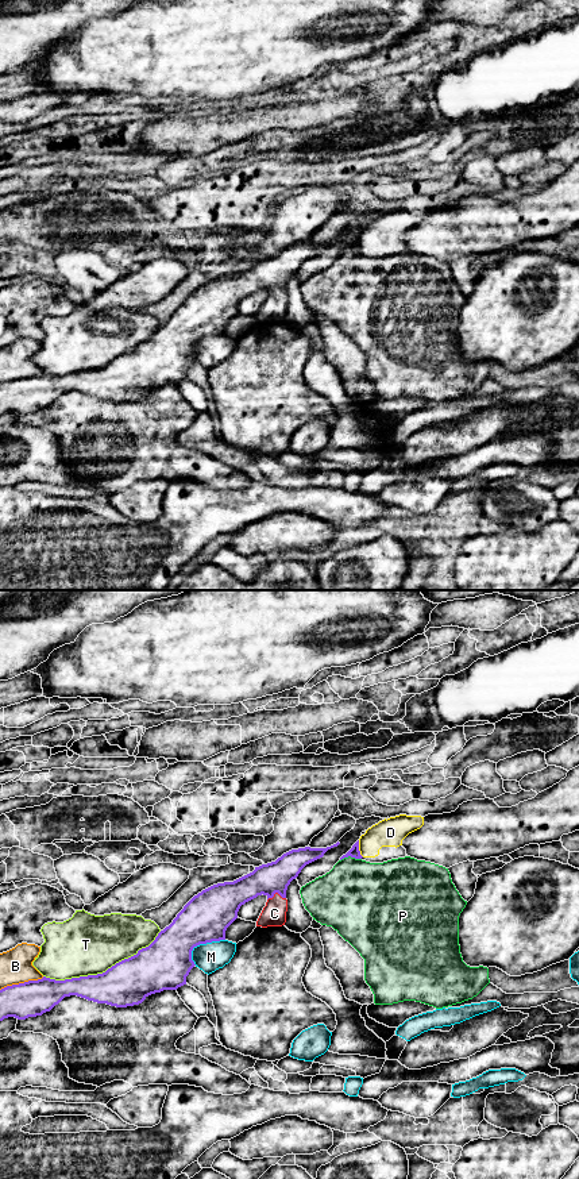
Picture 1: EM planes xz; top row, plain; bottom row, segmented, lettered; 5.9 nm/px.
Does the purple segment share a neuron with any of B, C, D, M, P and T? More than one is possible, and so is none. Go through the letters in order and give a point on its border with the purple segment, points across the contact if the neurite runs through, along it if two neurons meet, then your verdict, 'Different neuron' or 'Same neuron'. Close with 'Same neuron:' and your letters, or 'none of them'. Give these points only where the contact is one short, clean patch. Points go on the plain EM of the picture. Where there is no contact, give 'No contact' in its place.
B: Touches purple at xz (22, 378). Different neuron
C: Touches purple at xz (276, 286). Path across: xz (267, 274), (276, 286), (274, 308). Same neuron
D: Touches purple at xz (358, 243). Different neuron
M: Touches purple at xz (201, 338). Different neuron
P: Touches purple at xz (350, 250). Different neuron
T: Touches purple at xz (103, 368). Different neuron
Same neuron: C

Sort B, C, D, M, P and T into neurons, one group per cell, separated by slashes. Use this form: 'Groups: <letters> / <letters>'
Groups: B / C / D / M / P / T

